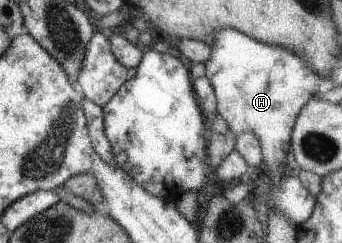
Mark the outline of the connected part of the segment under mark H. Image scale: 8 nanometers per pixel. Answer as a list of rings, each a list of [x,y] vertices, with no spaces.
[[[219,29],[215,33],[215,39],[213,39],[210,49],[209,59],[204,63],[204,76],[209,79],[213,93],[215,93],[217,103],[215,112],[225,121],[228,130],[233,135],[247,132],[253,133],[257,137],[262,161],[267,165],[270,185],[275,185],[283,177],[283,174],[293,171],[289,162],[291,129],[301,107],[313,98],[313,93],[323,87],[319,81],[319,75],[313,71],[310,65],[305,65],[303,59],[299,55],[295,55],[293,51],[255,41],[233,29]]]

